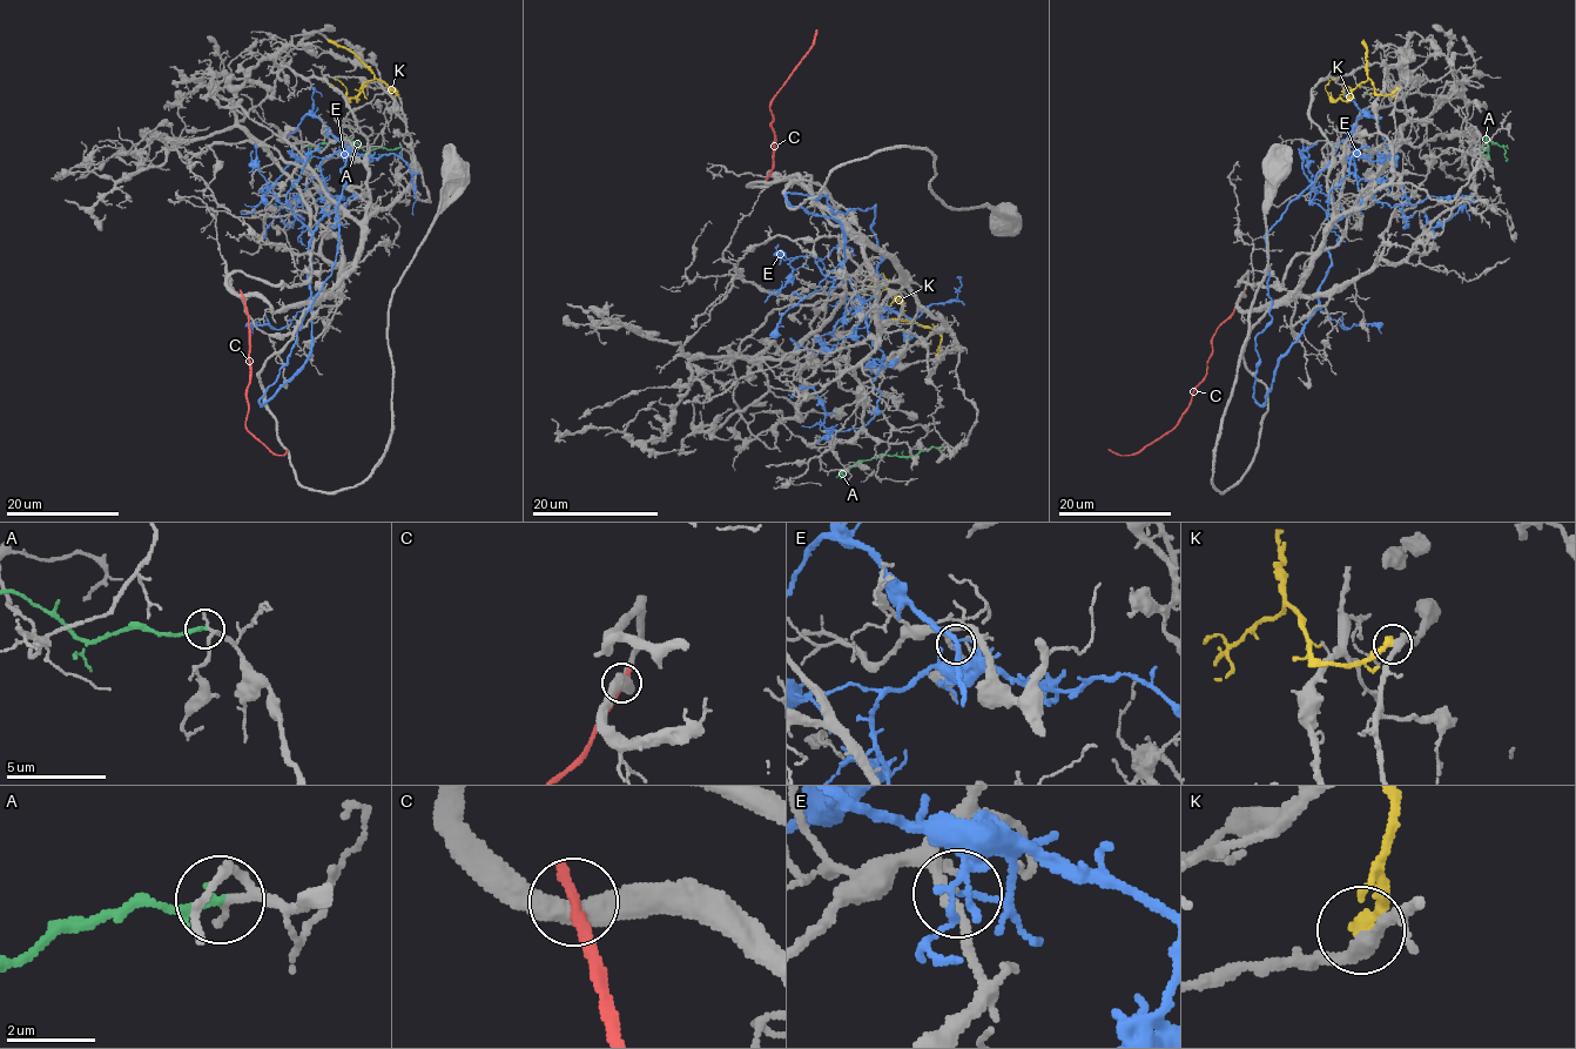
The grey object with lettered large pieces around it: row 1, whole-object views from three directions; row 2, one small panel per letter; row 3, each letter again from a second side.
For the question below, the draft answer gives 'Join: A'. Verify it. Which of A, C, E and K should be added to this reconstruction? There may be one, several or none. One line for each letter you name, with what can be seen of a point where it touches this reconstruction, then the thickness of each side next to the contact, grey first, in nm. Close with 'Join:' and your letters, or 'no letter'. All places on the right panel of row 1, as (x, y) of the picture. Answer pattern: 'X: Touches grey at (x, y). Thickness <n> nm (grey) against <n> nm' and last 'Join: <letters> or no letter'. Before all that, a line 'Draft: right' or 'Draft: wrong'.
Draft: right
A: Touches grey at (1480, 148). Thickness 180 nm (grey) against 200 nm
Join: A

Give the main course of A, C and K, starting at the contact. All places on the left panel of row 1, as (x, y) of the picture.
A: (401, 147), (363, 150), (342, 138), (310, 146), (309, 161)
C: (241, 294), (249, 336), (246, 427), (271, 452), (283, 455), (288, 449)
K: (394, 89), (398, 95), (374, 78), (364, 83), (357, 101), (349, 99), (344, 87), (335, 78)

